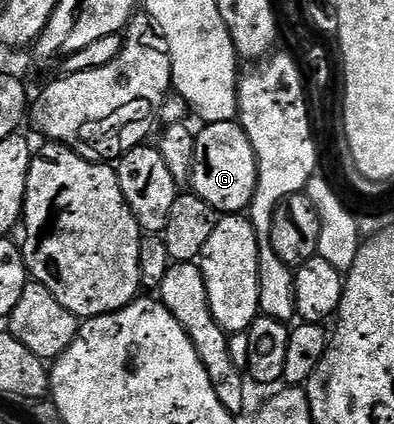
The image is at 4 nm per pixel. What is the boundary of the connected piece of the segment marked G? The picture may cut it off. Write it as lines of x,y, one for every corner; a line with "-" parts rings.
236,121
205,124
194,141
190,189
222,215
245,212
255,195
259,167
251,141

